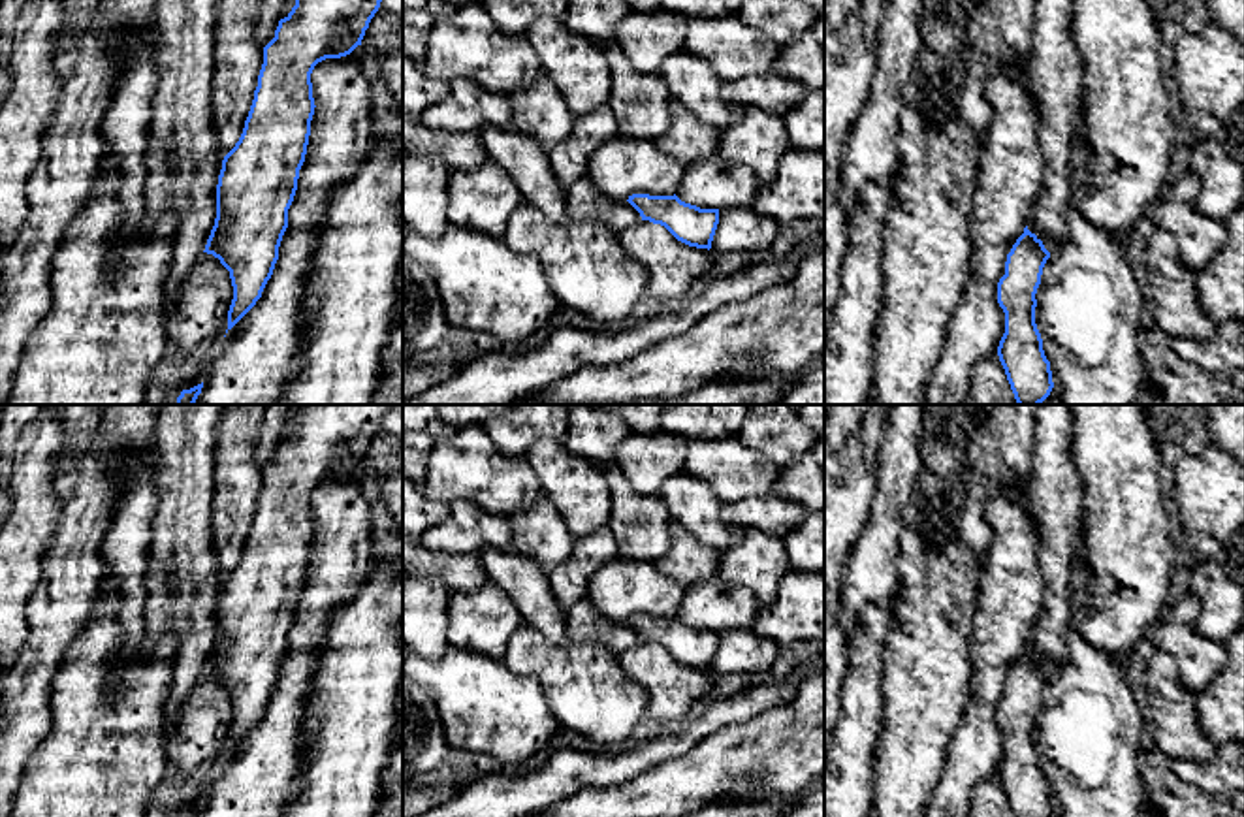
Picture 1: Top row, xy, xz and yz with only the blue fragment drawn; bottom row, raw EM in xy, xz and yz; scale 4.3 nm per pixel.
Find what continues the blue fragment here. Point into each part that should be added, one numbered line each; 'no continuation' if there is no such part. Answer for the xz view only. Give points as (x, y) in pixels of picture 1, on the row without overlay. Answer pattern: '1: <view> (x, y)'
no continuation

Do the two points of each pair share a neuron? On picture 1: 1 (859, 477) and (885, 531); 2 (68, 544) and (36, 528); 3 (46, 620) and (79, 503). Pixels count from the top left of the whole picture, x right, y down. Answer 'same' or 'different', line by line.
1: different
2: different
3: same

